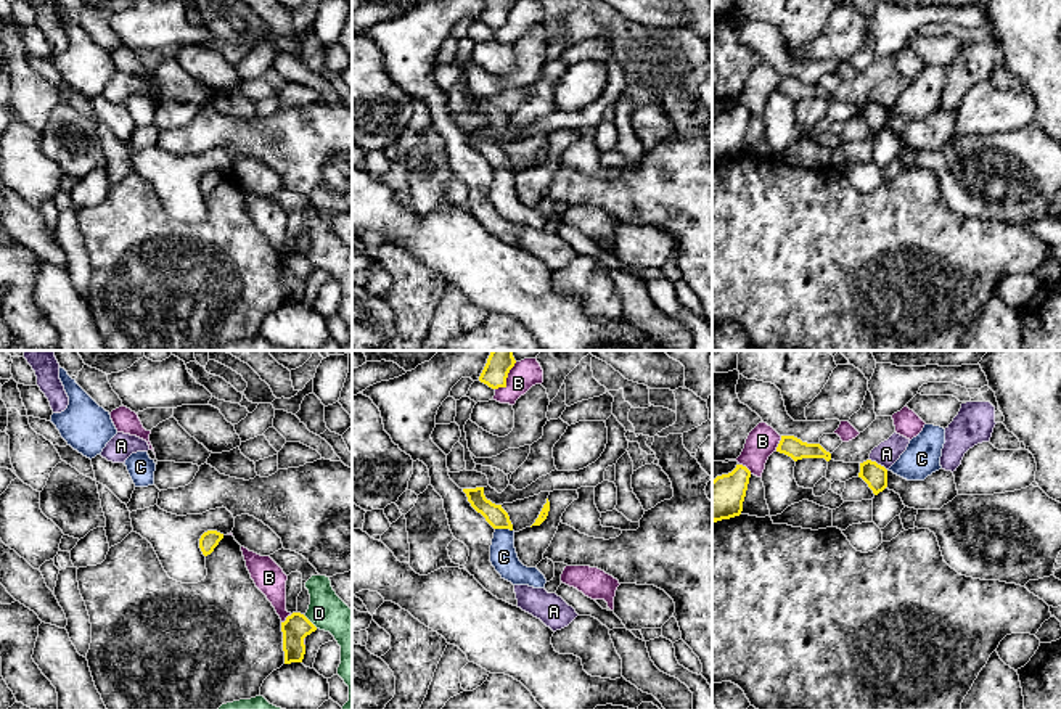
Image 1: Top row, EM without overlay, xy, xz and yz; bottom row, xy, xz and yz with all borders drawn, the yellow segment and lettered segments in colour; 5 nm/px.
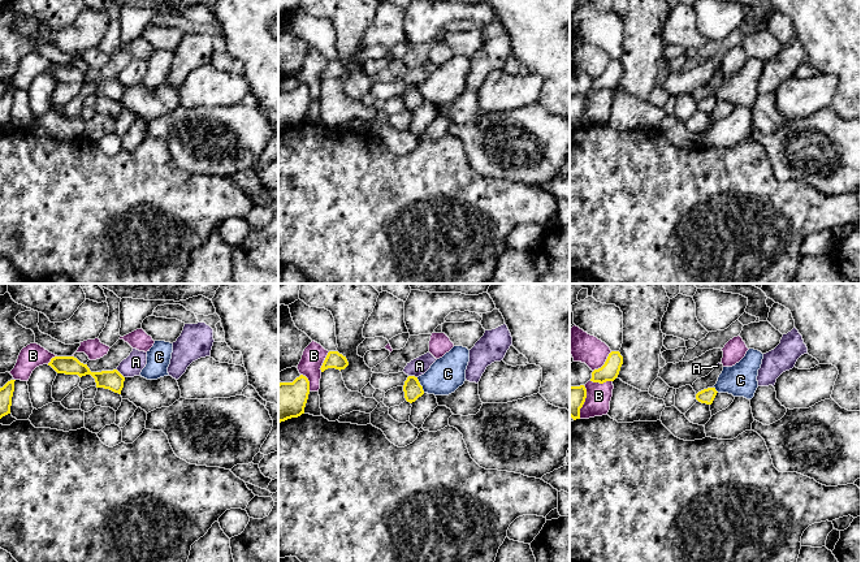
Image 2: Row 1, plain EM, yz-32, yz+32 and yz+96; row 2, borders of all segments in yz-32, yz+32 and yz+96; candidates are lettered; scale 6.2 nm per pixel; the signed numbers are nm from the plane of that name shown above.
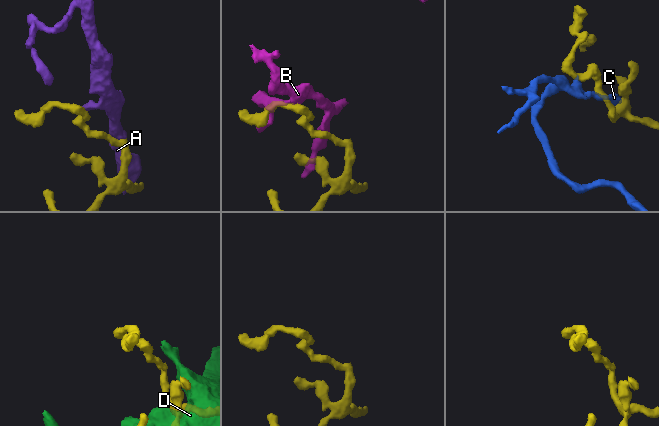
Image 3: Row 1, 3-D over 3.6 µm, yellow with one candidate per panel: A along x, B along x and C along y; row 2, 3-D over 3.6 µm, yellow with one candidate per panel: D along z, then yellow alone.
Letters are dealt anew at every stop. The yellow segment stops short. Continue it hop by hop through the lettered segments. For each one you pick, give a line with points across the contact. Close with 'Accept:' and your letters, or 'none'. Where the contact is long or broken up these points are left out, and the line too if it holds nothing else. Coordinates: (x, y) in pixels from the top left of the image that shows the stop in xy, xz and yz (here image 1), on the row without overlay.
Accept: none

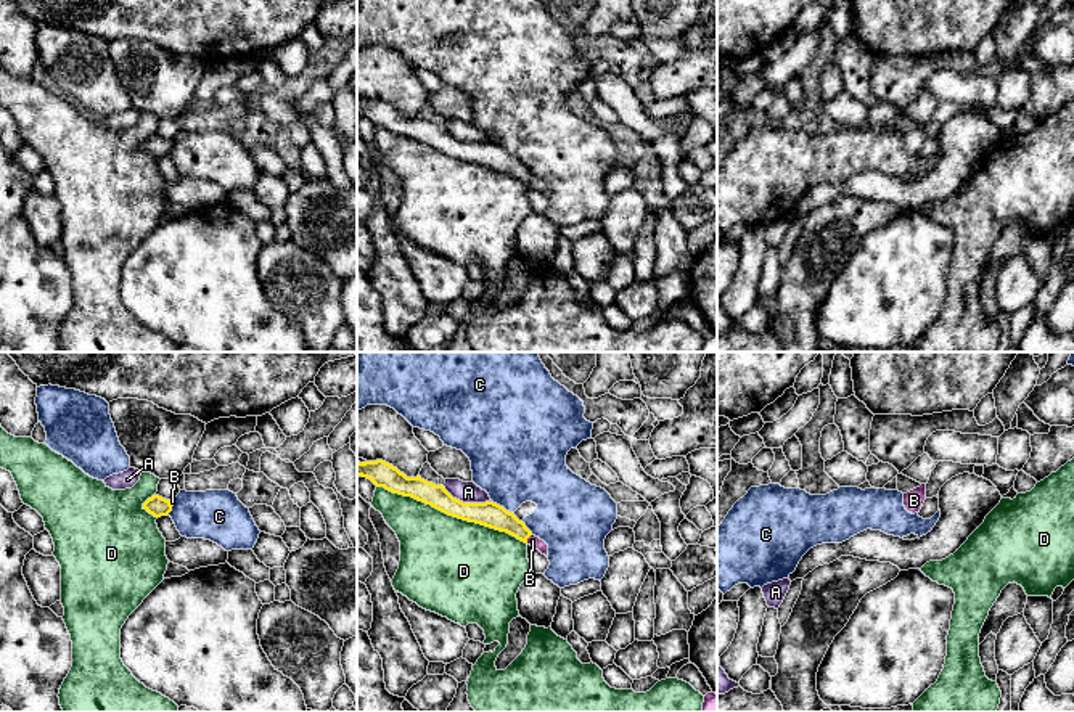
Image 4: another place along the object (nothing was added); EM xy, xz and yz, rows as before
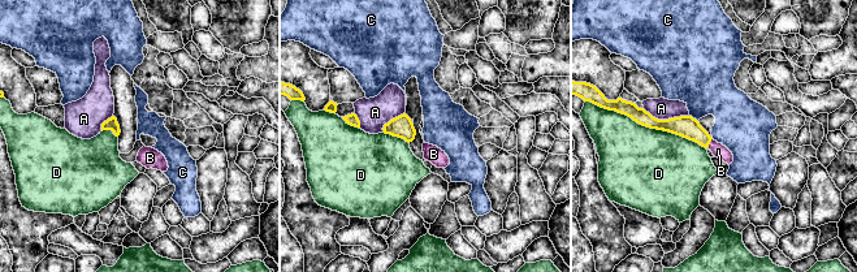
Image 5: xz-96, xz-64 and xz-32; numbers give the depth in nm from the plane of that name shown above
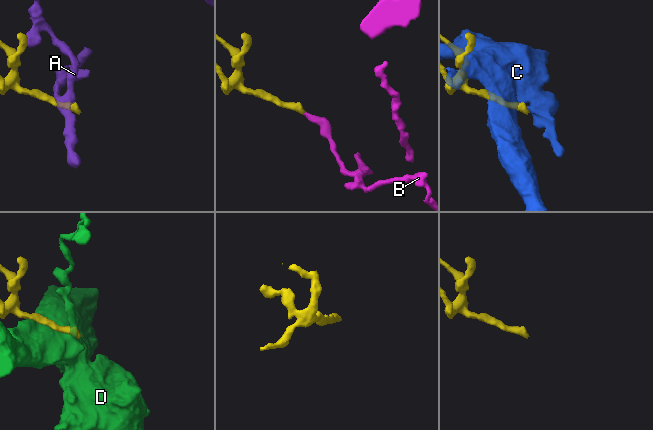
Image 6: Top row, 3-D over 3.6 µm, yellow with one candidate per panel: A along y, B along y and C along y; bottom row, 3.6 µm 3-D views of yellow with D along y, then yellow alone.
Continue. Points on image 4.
B: across xz (491, 155), (507, 161), (528, 177), (532, 180)
Accept: B

